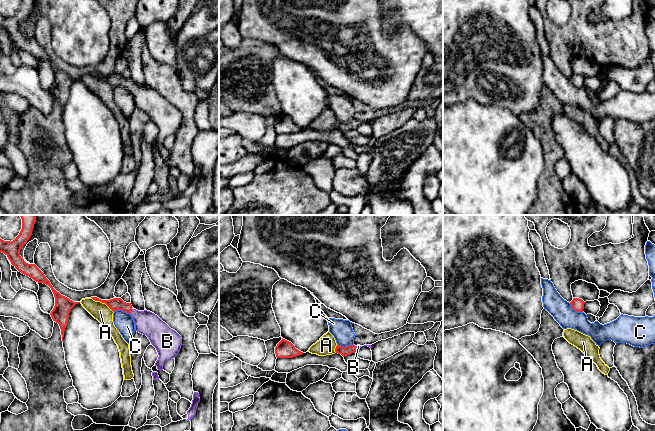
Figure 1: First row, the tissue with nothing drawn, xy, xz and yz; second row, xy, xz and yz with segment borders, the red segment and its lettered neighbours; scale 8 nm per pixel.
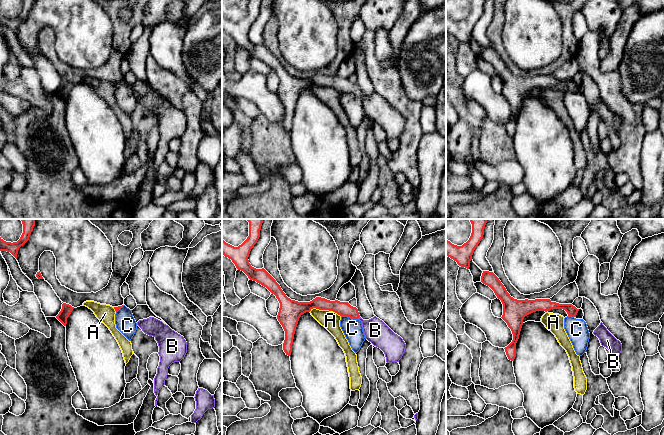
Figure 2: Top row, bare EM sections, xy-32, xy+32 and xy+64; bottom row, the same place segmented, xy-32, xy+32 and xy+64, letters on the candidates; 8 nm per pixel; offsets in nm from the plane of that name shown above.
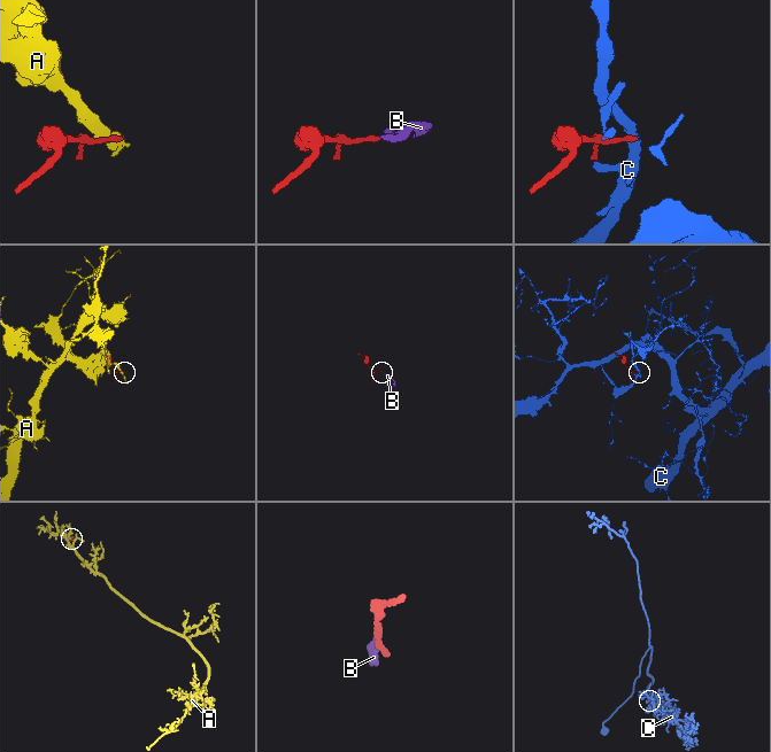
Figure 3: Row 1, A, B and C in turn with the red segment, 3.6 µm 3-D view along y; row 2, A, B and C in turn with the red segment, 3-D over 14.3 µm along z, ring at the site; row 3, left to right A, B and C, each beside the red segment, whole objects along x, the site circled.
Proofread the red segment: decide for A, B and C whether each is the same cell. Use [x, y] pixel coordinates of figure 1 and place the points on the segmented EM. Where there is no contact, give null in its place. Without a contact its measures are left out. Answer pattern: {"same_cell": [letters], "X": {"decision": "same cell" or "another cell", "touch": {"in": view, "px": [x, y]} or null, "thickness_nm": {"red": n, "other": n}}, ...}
{"same_cell": ["B"], "A": {"decision": "another cell", "touch": {"in": "xy", "px": [102, 302]}, "thickness_nm": {"red": 100, "other": 140}}, "B": {"decision": "same cell", "touch": {"in": "xy", "px": [131, 310]}, "thickness_nm": {"red": 100, "other": 190}}, "C": {"decision": "another cell", "touch": {"in": "xz", "px": [345, 347]}, "thickness_nm": {"red": 80, "other": 170}}}

